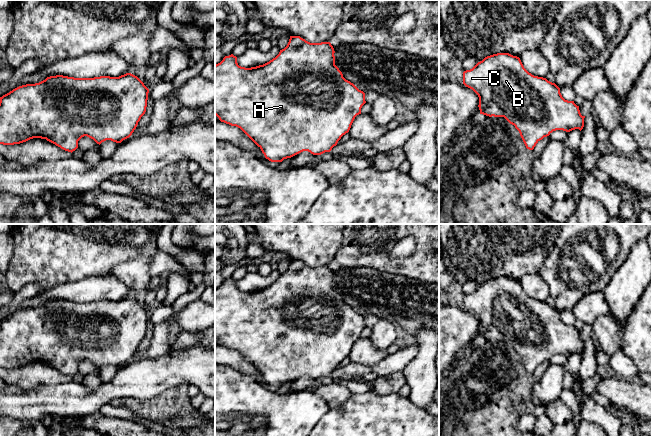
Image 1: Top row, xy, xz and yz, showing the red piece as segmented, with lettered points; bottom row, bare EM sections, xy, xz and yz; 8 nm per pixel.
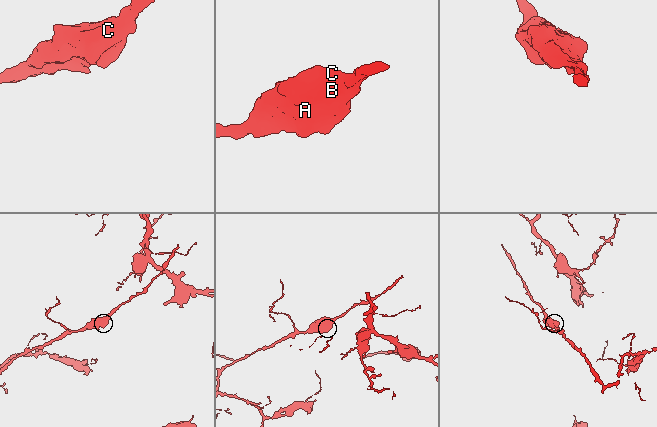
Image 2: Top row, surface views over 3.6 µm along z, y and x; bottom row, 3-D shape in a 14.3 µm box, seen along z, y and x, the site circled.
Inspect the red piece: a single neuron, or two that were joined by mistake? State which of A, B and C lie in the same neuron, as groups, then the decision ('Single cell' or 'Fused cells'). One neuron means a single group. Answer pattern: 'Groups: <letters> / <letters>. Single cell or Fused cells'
Groups: A B C. Single cell

